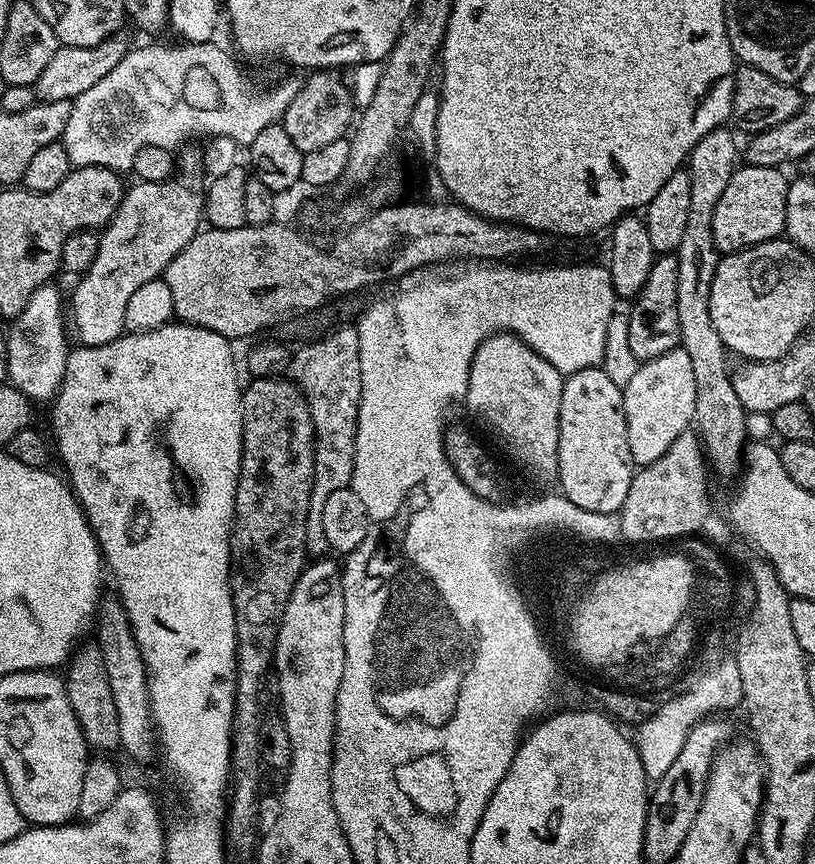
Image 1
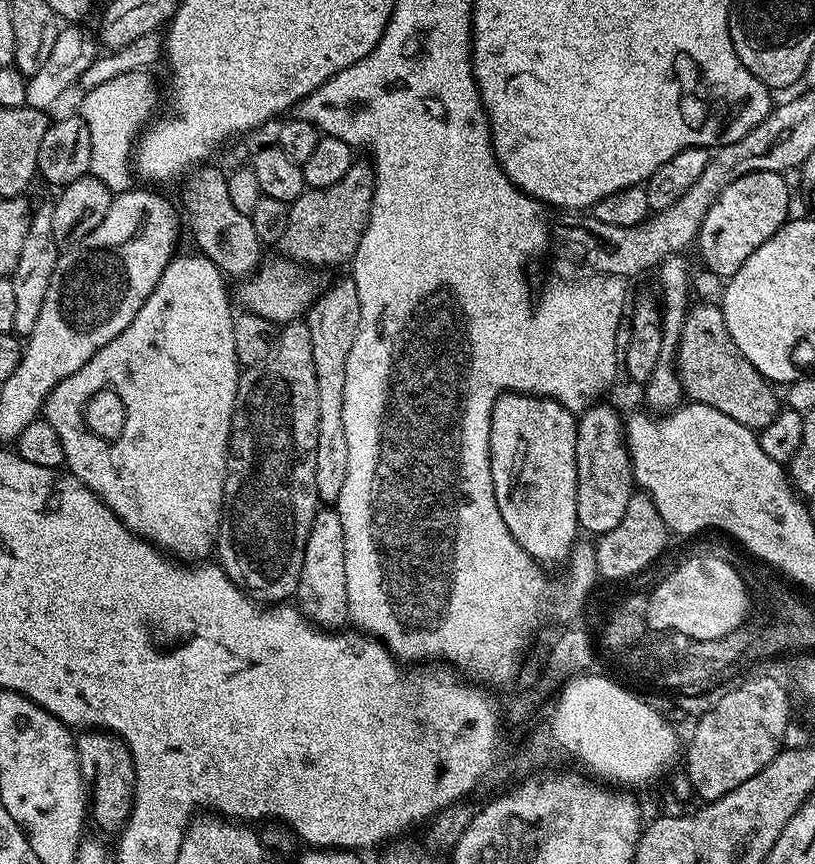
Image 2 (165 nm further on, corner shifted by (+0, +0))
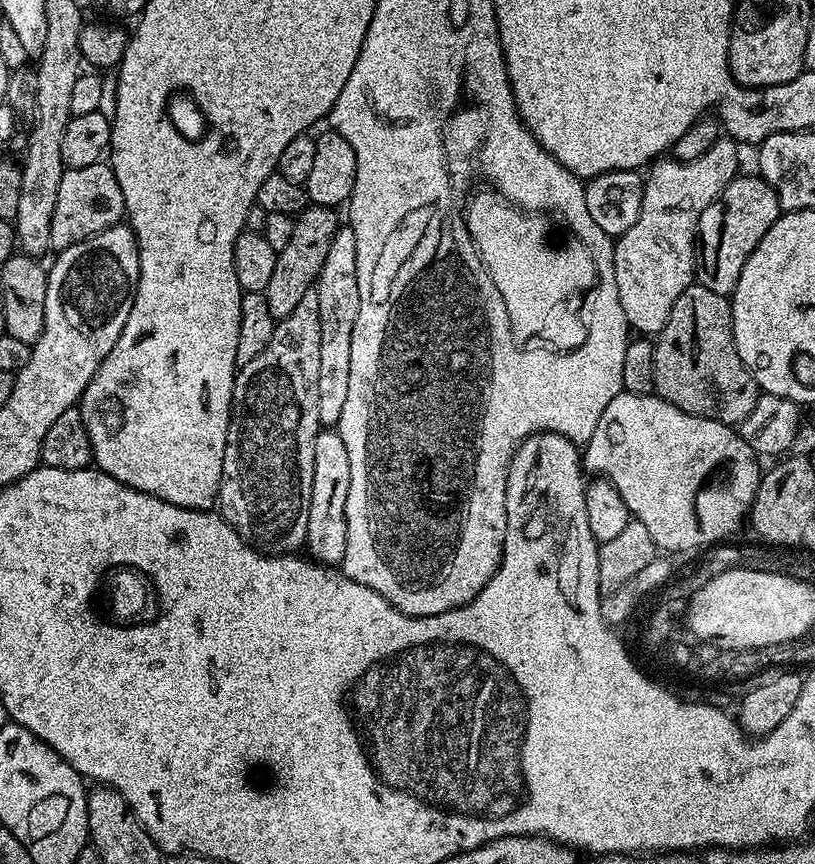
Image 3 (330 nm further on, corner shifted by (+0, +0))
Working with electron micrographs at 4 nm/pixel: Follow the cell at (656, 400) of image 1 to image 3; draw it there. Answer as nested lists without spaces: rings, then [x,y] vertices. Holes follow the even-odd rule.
[[[719,138],[701,157],[693,161],[682,161],[675,158],[660,158],[647,169],[642,194],[642,214],[638,222],[626,230],[615,241],[614,282],[618,282],[618,299],[622,301],[622,310],[626,313],[629,329],[640,334],[658,334],[678,302],[678,294],[686,286],[694,283],[696,274],[696,231],[702,218],[702,210],[710,206],[722,194],[722,190],[731,180],[735,180],[740,168],[740,152],[737,141],[731,138]]]

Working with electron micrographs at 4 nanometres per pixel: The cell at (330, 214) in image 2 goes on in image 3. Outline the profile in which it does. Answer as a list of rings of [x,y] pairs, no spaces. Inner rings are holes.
[[[309,206],[294,219],[294,234],[281,252],[277,252],[274,262],[274,274],[263,292],[266,303],[270,305],[270,314],[277,320],[284,320],[298,306],[298,301],[306,295],[306,290],[314,287],[320,277],[322,266],[326,262],[326,253],[330,251],[330,242],[338,227],[337,213],[331,208]]]

